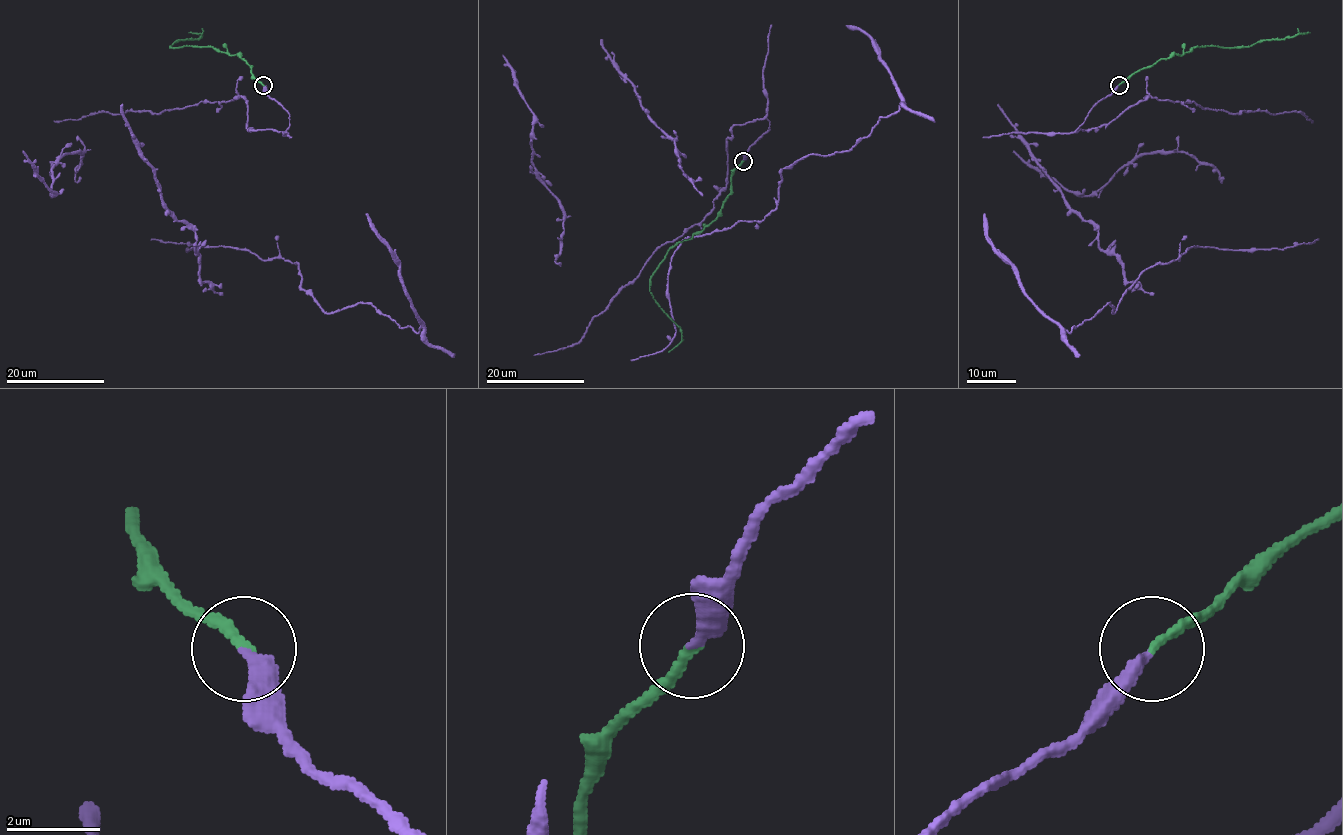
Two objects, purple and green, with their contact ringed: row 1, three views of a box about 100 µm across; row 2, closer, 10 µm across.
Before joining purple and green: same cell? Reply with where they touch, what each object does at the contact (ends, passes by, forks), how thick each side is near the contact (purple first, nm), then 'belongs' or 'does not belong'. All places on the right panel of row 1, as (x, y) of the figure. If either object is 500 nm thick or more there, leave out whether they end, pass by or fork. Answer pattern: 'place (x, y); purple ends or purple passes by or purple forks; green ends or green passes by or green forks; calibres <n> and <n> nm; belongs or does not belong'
place (1119, 85); purple ends; green ends; calibres 340 and 190 nm; belongs

